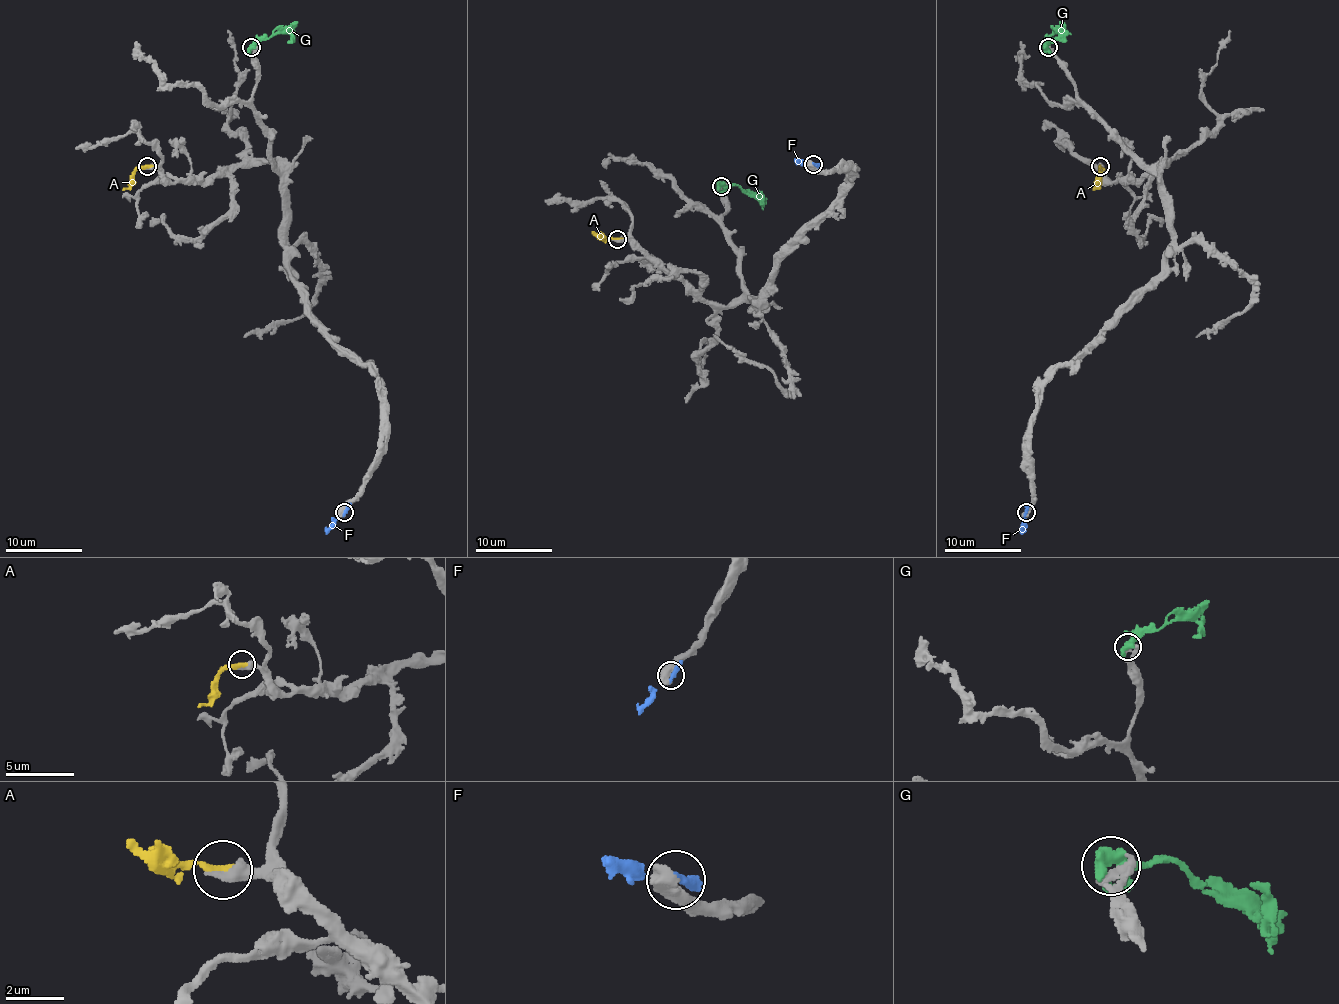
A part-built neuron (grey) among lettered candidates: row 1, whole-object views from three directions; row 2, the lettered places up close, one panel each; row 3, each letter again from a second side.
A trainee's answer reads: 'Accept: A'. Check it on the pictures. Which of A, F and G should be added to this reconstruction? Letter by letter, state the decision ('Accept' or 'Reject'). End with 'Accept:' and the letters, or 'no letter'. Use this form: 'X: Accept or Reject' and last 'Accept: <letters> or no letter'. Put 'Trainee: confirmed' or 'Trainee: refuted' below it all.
A: Accept
F: Reject
G: Reject
Accept: A
Trainee: confirmed

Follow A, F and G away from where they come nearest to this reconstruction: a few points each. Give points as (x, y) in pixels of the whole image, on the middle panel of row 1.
A: (617, 239), (600, 237), (592, 232)
F: (814, 165), (795, 159)
G: (720, 186), (735, 184), (758, 197), (758, 190)

